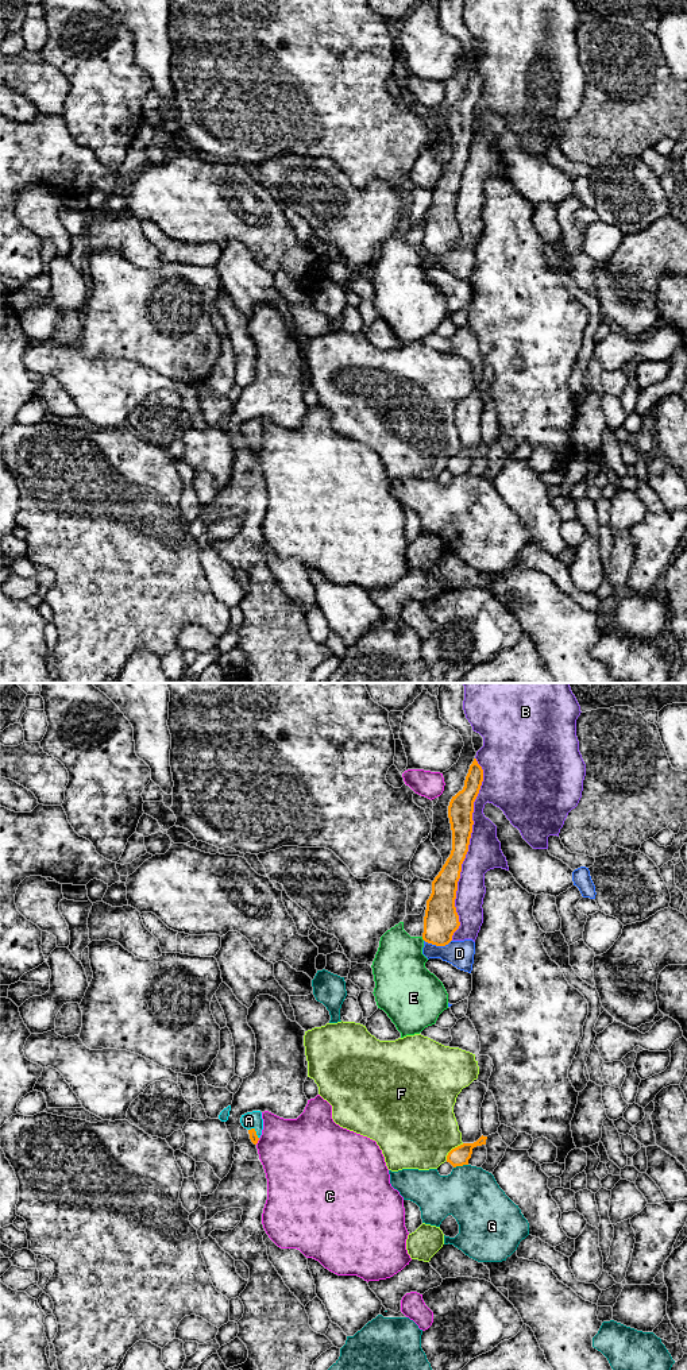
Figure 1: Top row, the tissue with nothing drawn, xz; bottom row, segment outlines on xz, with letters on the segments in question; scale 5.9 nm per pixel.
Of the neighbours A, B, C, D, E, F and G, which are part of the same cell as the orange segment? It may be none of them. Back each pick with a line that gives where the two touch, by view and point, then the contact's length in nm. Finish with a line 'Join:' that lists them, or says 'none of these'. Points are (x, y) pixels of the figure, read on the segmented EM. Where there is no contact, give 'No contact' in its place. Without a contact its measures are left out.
A: Touches orange at xz (255, 1131). Shared border 90 nm
Join: A

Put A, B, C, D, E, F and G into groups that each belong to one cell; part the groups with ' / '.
A / B / C / D / E / F / G

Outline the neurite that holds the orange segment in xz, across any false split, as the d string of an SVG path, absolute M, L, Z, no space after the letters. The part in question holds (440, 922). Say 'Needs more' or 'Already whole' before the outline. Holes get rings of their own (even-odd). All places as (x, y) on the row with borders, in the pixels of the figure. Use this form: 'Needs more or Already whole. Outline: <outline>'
Already whole. Outline: M474 759L464 780L464 787L452 796L448 818L452 830L452 850L439 875L432 881L432 894L427 900L422 939L436 946L445 946L459 929L455 907L462 864L468 852L472 833L474 802L483 782L483 769Z

